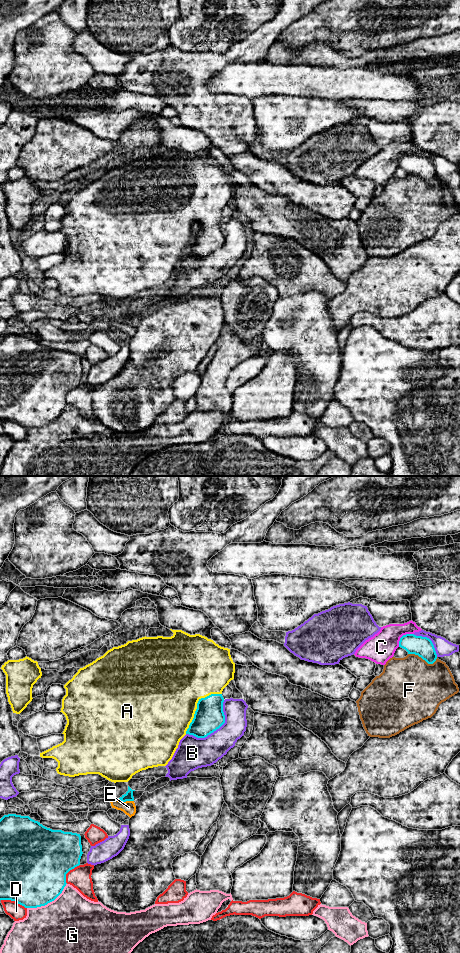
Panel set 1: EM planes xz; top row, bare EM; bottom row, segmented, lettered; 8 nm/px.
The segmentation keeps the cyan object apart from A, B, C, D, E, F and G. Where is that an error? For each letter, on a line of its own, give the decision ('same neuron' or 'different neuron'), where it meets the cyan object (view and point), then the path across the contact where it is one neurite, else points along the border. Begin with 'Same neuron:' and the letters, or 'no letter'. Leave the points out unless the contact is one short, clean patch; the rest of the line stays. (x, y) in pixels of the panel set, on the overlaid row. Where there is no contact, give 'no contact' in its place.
Same neuron: A
A: same neuron; meets cyan in xz at (197, 706)
B: different neuron; meets cyan in xz at (216, 729)
C: different neuron; meets cyan in xz at (402, 636)
D: different neuron; meets cyan in xz at (14, 900)
E: different neuron; meets cyan in xz at (125, 801)
F: different neuron; meets cyan in xz at (423, 659)
G: different neuron; meets cyan in xz at (48, 902)

